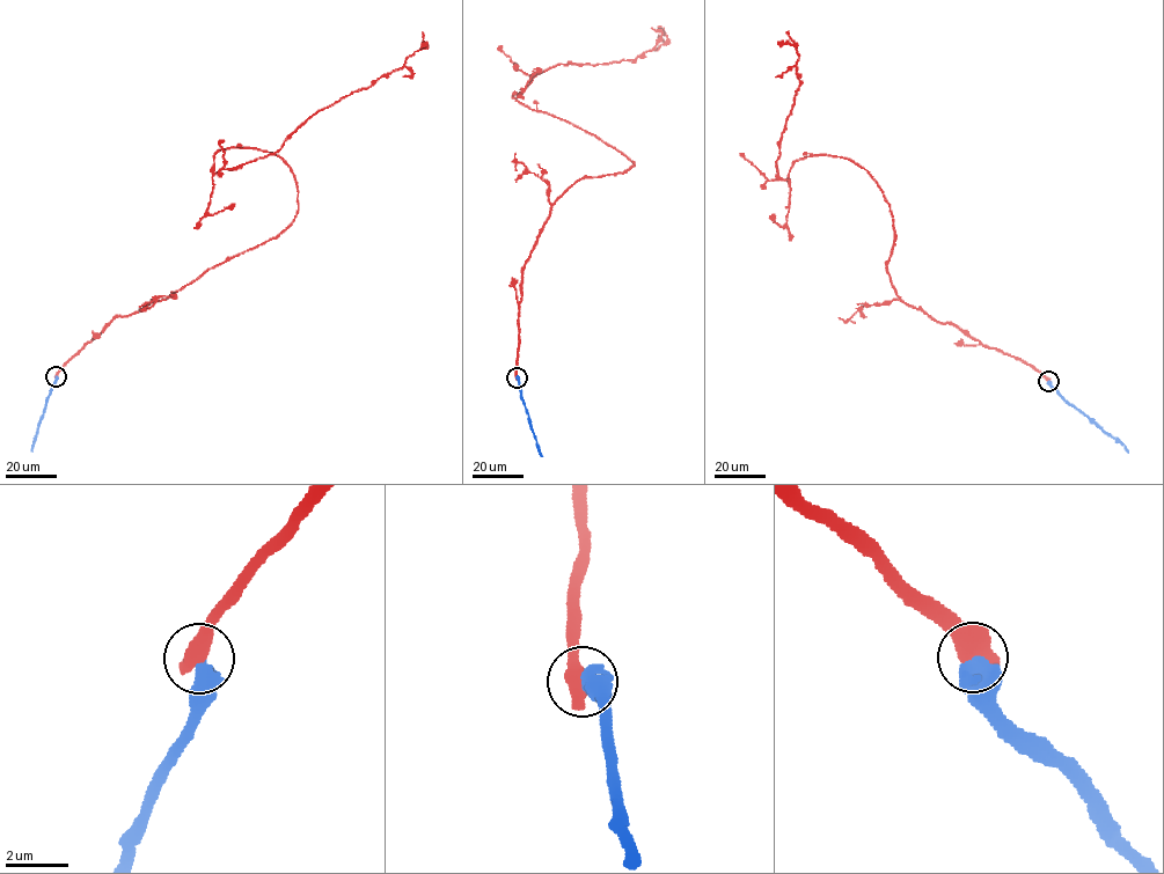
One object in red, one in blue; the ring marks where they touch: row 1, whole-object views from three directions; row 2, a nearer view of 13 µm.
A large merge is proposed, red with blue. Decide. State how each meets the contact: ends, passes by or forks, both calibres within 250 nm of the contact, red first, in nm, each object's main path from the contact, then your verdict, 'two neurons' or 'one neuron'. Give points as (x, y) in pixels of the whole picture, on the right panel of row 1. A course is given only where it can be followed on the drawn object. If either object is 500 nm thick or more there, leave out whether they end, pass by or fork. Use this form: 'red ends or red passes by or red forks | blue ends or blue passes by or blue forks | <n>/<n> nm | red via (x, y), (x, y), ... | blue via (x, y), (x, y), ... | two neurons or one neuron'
750/550 nm | red via (1048, 381), (901, 301), (871, 175), (826, 154), (780, 178), (799, 82), (781, 46) | blue via (1048, 381), (1068, 403), (1117, 438), (1128, 453) | two neurons

